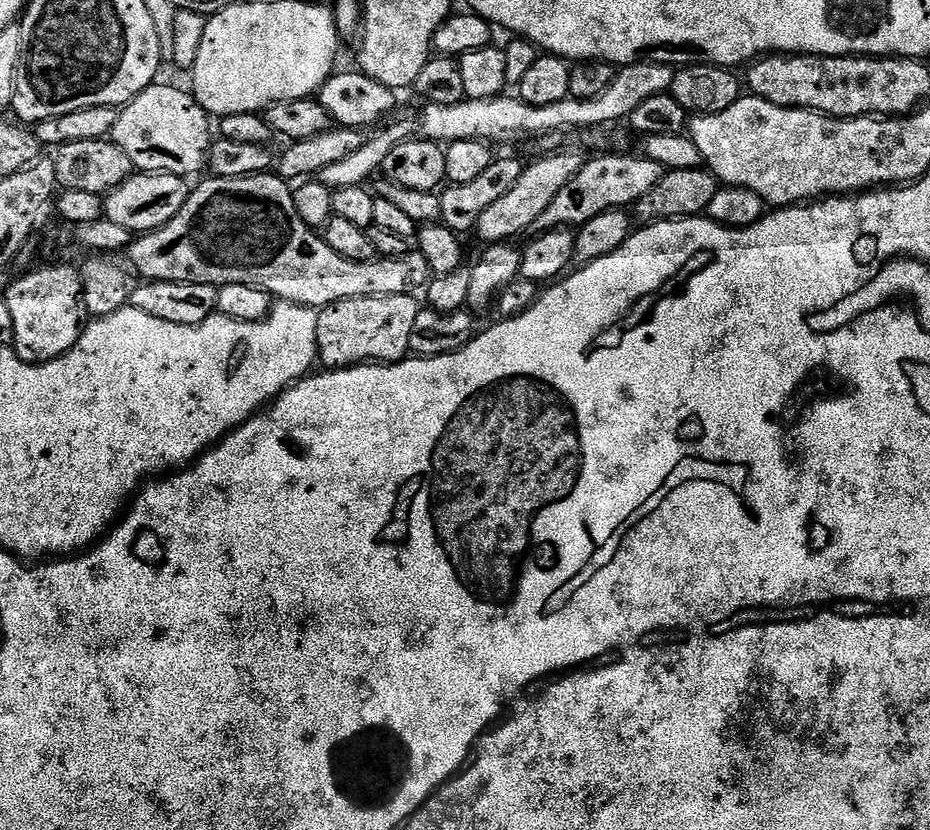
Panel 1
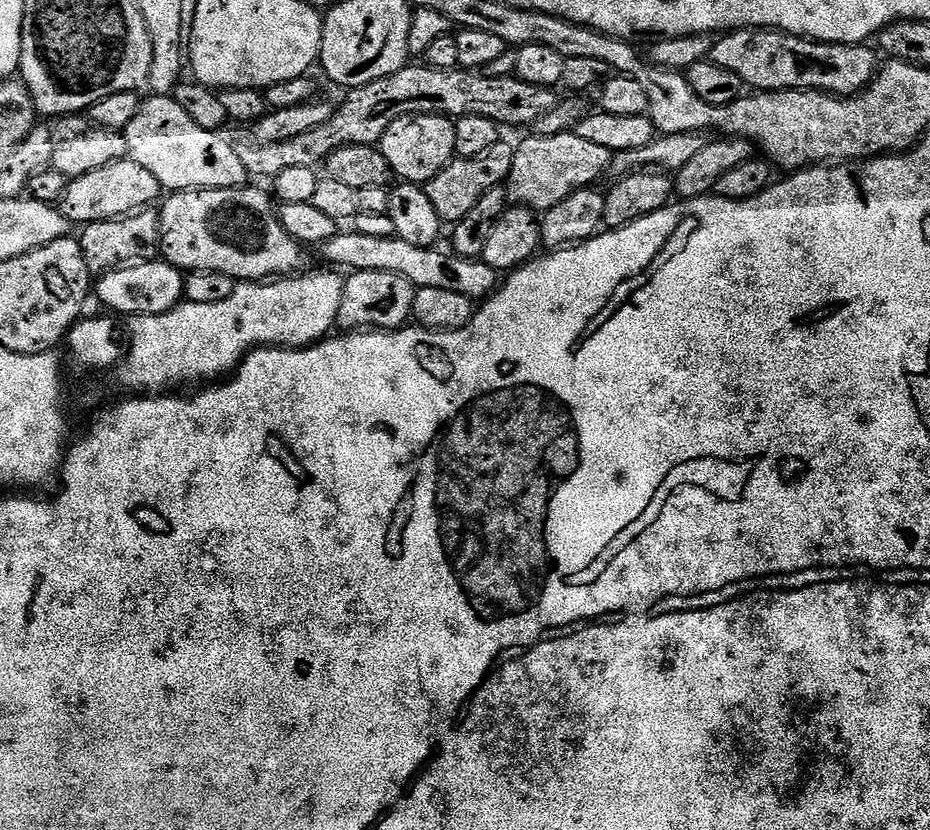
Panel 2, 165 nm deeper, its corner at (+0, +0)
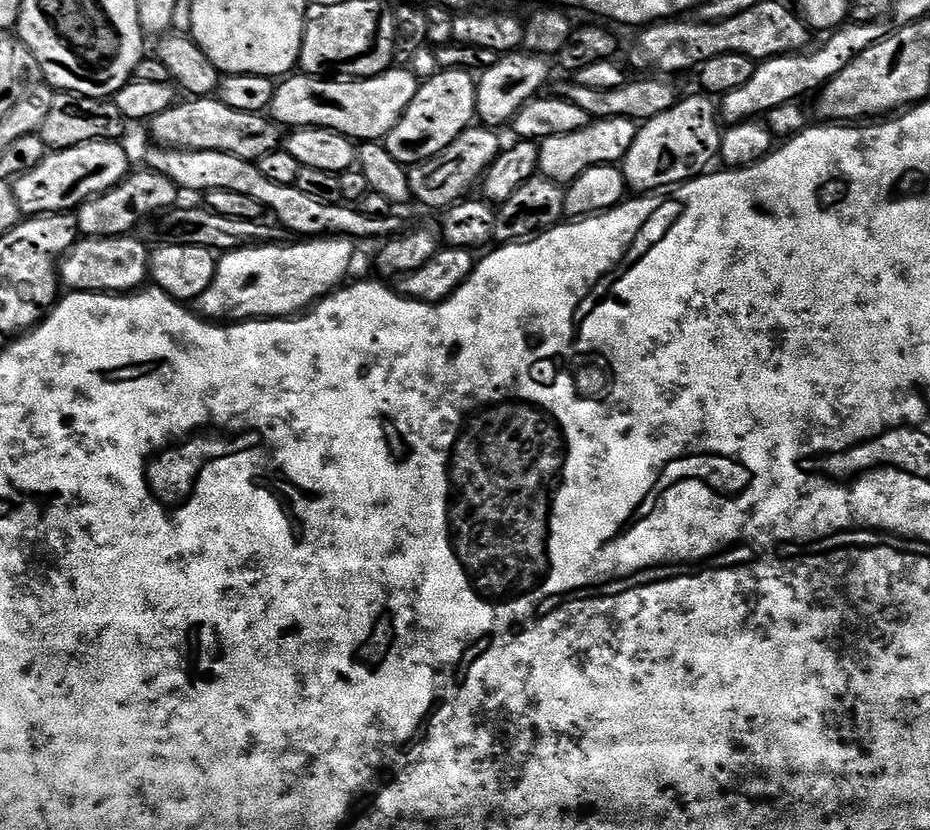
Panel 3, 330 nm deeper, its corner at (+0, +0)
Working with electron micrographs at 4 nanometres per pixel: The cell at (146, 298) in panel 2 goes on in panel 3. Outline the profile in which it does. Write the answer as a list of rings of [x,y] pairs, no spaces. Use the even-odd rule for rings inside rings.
[[[139,235],[114,238],[80,238],[62,257],[58,271],[60,283],[74,292],[131,294],[145,287],[150,276],[150,248]]]

